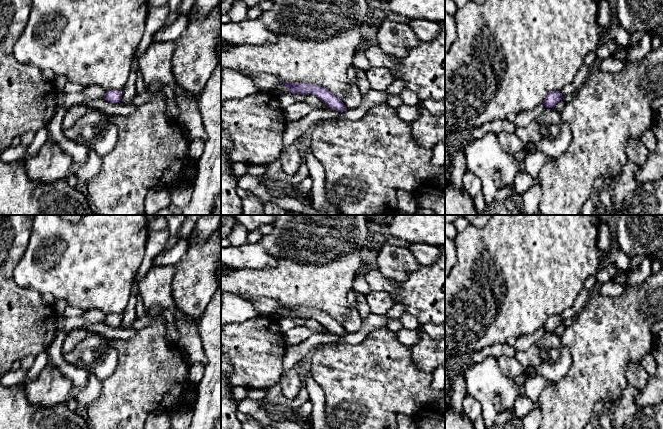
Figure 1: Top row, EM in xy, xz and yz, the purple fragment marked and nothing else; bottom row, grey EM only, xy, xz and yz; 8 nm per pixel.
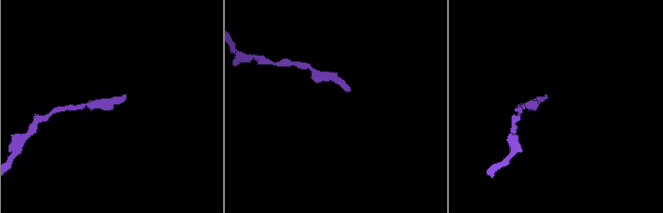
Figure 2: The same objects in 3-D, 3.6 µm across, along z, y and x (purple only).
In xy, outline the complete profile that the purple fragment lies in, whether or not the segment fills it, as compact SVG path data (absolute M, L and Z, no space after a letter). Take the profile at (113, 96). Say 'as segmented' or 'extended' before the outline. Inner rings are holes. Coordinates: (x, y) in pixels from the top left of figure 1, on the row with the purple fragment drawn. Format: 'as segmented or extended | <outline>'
as segmented | M107 90L103 99L110 103L120 103L123 91Z

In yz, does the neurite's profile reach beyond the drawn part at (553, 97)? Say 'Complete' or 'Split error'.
Complete

